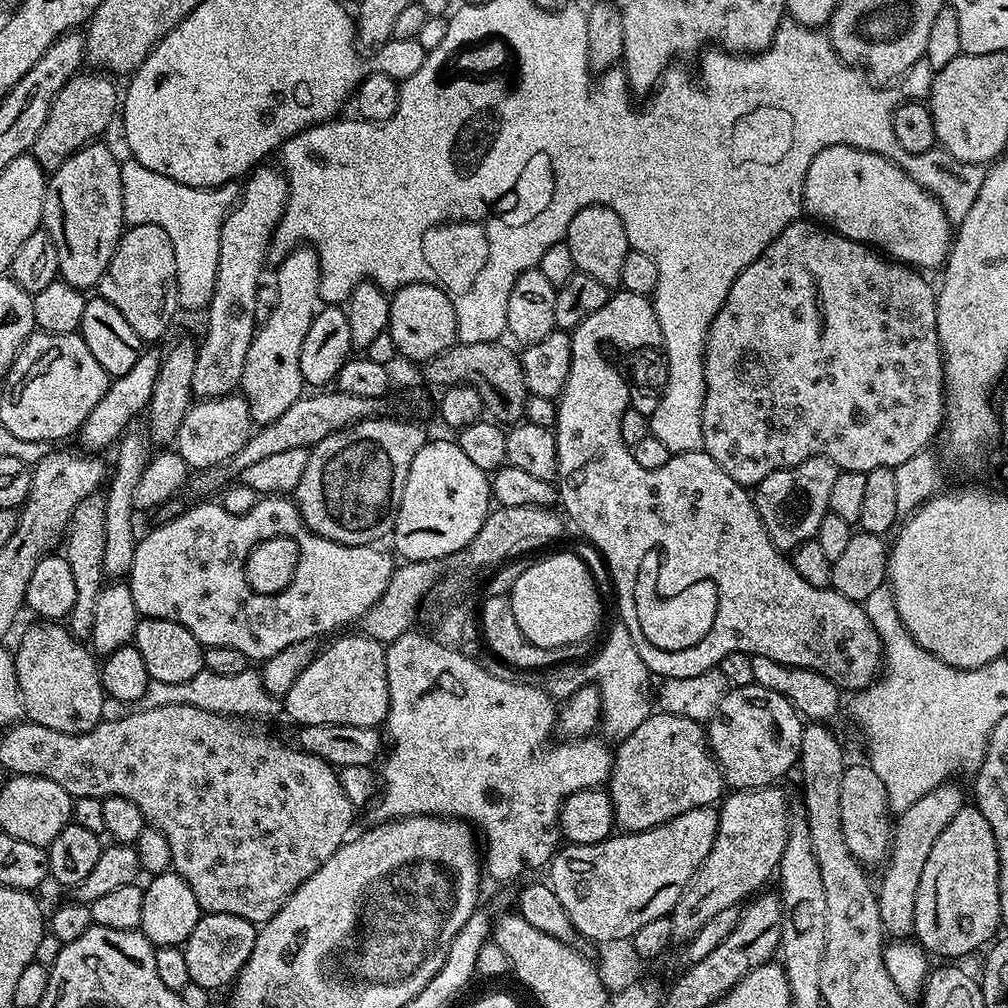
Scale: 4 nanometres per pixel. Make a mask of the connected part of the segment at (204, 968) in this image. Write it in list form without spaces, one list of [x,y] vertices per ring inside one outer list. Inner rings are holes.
[[[210,912],[201,915],[198,926],[194,926],[194,930],[182,945],[192,983],[209,990],[224,987],[227,989],[235,981],[242,966],[246,966],[250,958],[250,950],[254,950],[257,931],[257,925],[246,918],[238,918],[238,914]]]

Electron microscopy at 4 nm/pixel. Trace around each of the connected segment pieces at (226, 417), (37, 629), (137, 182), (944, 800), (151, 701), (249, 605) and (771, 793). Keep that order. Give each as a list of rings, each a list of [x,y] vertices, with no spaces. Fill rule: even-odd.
[[[243,394],[204,398],[193,403],[186,414],[186,418],[182,418],[182,426],[178,426],[176,431],[174,450],[178,454],[182,454],[182,458],[186,458],[188,467],[192,470],[213,468],[219,464],[227,465],[228,460],[234,458],[234,454],[238,454],[238,450],[242,450],[242,446],[246,446],[246,442],[252,437],[253,431],[254,425],[250,414],[250,406]]]
[[[32,622],[28,629],[24,632],[24,637],[20,640],[20,645],[14,648],[16,657],[16,677],[18,678],[18,686],[20,687],[20,701],[24,704],[24,716],[31,723],[41,724],[42,726],[50,726],[50,730],[62,730],[66,734],[78,734],[79,732],[88,732],[95,724],[99,724],[105,715],[104,704],[106,705],[106,697],[104,687],[100,681],[100,664],[97,657],[90,651],[89,645],[83,640],[76,639],[67,627],[60,622]]]
[[[125,159],[120,165],[120,177],[122,178],[122,214],[125,225],[153,224],[162,226],[166,235],[170,237],[170,243],[174,246],[174,258],[176,259],[176,298],[181,309],[189,308],[196,312],[207,309],[214,294],[215,274],[219,262],[219,238],[224,217],[229,209],[236,204],[238,188],[235,183],[223,184],[220,188],[195,188],[174,182],[174,178],[166,178],[154,170],[148,170],[137,160]]]
[[[949,782],[930,790],[923,798],[918,798],[914,806],[906,806],[906,810],[895,817],[892,826],[892,847],[888,850],[888,858],[883,865],[884,873],[880,876],[880,884],[876,888],[878,914],[884,923],[884,931],[892,938],[908,938],[913,935],[914,902],[918,898],[918,882],[922,882],[922,869],[926,866],[926,858],[930,858],[930,850],[934,842],[938,842],[938,834],[946,830],[954,814],[966,807],[964,792]]]
[[[204,667],[201,672],[198,674],[194,674],[194,678],[190,678],[190,682],[158,682],[157,680],[149,680],[148,685],[146,686],[146,694],[140,701],[138,701],[140,708],[157,708],[158,706],[194,706],[198,710],[206,710],[207,712],[217,712],[221,716],[235,716],[235,717],[246,717],[252,718],[248,716],[276,716],[281,715],[282,708],[278,703],[277,697],[271,696],[271,694],[266,690],[266,686],[262,682],[262,678],[260,676],[259,671],[255,667],[248,667],[248,669],[242,674],[214,674],[210,671],[209,668]]]
[[[283,495],[278,496],[270,496],[267,498],[261,498],[259,502],[254,506],[254,510],[250,510],[250,514],[230,514],[230,510],[226,510],[224,507],[220,505],[219,502],[212,502],[212,504],[196,504],[193,508],[185,507],[180,513],[174,517],[173,520],[164,520],[160,522],[160,525],[157,526],[153,532],[148,532],[139,537],[136,542],[136,549],[134,550],[134,562],[130,566],[130,570],[128,571],[126,577],[126,583],[128,585],[128,589],[130,590],[130,594],[134,598],[134,606],[139,610],[141,617],[144,618],[166,618],[170,622],[178,622],[182,626],[186,626],[186,630],[190,630],[190,634],[194,634],[194,638],[198,638],[198,642],[203,644],[205,648],[209,648],[210,646],[231,646],[234,650],[242,650],[242,654],[246,654],[249,658],[249,661],[252,662],[263,662],[265,660],[269,660],[274,654],[278,654],[278,650],[286,650],[286,646],[294,646],[294,642],[306,642],[307,640],[316,640],[317,638],[321,638],[320,636],[324,636],[327,632],[336,632],[339,633],[341,630],[339,628],[344,628],[347,624],[352,624],[355,622],[363,621],[363,618],[367,612],[374,606],[374,602],[378,602],[378,598],[382,598],[382,594],[386,590],[386,586],[390,582],[390,578],[392,577],[394,571],[394,563],[392,564],[392,560],[394,561],[394,556],[391,551],[383,552],[380,549],[380,546],[373,546],[371,544],[359,544],[358,546],[346,546],[345,544],[339,544],[338,542],[334,542],[333,540],[327,540],[326,538],[322,538],[321,536],[316,535],[315,532],[309,532],[307,528],[304,527],[304,522],[300,518],[300,509],[296,507],[295,503],[291,499],[285,498]],[[277,536],[289,536],[295,537],[298,546],[300,547],[300,557],[298,558],[297,570],[293,576],[293,580],[288,584],[288,587],[284,589],[283,592],[274,593],[271,596],[267,596],[264,593],[256,593],[254,589],[250,587],[247,582],[247,578],[245,576],[245,560],[249,556],[252,550],[256,546],[258,546],[263,540],[266,539],[274,539]]]
[[[780,786],[733,791],[723,799],[718,811],[718,834],[710,854],[694,878],[686,882],[682,894],[678,894],[678,902],[672,907],[673,941],[691,940],[706,922],[710,922],[710,918],[722,914],[722,910],[743,905],[749,897],[759,893],[761,888],[756,880],[767,885],[780,867],[782,850],[786,850],[790,811],[788,796]]]

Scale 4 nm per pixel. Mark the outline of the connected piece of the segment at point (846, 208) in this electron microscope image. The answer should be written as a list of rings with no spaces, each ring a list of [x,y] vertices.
[[[845,144],[821,148],[814,162],[810,162],[804,183],[804,212],[839,236],[869,245],[883,255],[917,270],[943,269],[954,239],[954,226],[946,218],[942,206],[928,191],[918,186],[910,174],[901,170],[893,160]]]

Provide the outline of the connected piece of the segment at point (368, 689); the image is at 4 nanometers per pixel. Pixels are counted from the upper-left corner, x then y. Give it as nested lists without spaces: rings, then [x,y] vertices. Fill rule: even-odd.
[[[357,634],[357,636],[344,636],[341,635],[339,638],[341,640],[336,640],[333,642],[332,645],[329,646],[329,648],[321,647],[319,651],[316,653],[316,657],[314,658],[314,662],[310,662],[310,666],[306,666],[306,670],[302,670],[302,674],[298,674],[298,678],[294,682],[294,686],[290,686],[290,690],[288,691],[288,695],[283,697],[282,700],[282,708],[283,711],[286,713],[288,712],[288,716],[292,720],[297,720],[297,725],[303,726],[305,724],[337,724],[338,726],[366,726],[367,728],[375,728],[377,726],[383,725],[385,721],[387,721],[388,718],[388,679],[386,678],[386,658],[384,657],[384,650],[385,645],[381,644],[379,640],[371,640],[368,636],[365,636],[363,634]]]

